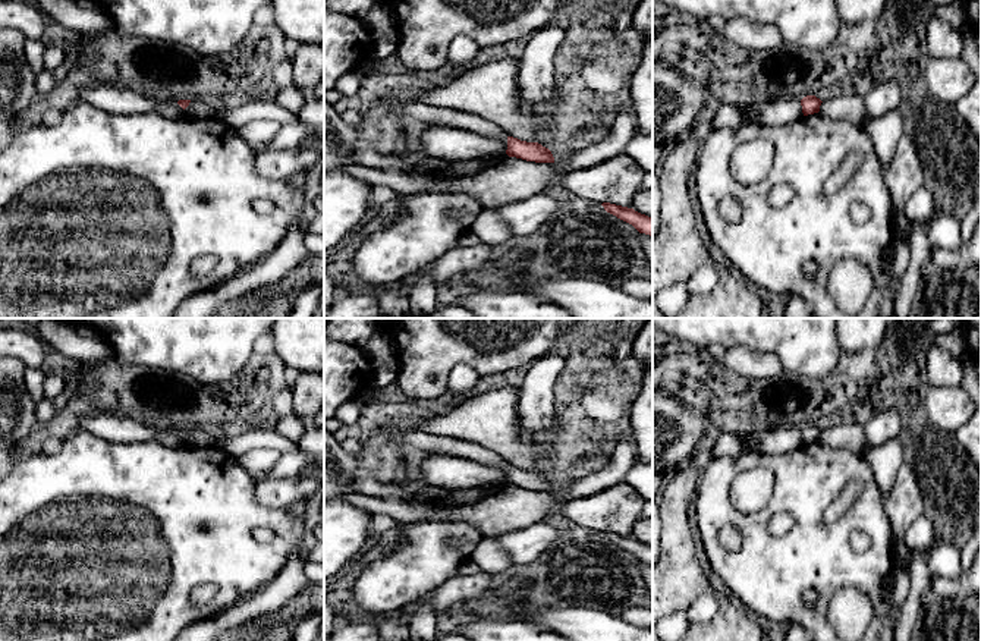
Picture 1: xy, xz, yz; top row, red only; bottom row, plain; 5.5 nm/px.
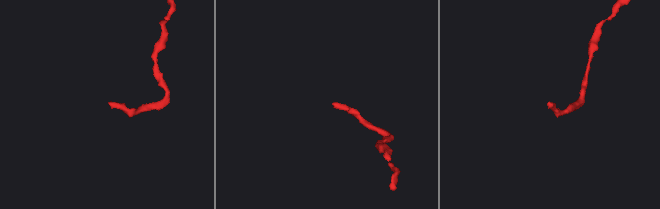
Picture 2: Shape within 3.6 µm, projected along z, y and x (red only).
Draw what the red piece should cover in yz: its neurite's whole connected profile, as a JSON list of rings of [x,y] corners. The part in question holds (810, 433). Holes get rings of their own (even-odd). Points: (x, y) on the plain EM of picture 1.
[[[807,424],[801,428],[804,444],[814,443],[820,440],[821,428],[815,424]]]

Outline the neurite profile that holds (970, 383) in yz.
[[[960,354],[963,361],[963,377],[960,387],[969,395],[974,403],[981,405],[981,383],[969,358]]]

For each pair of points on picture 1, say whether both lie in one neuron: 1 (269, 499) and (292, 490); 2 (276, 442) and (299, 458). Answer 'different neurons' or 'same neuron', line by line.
1: same neuron
2: different neurons

